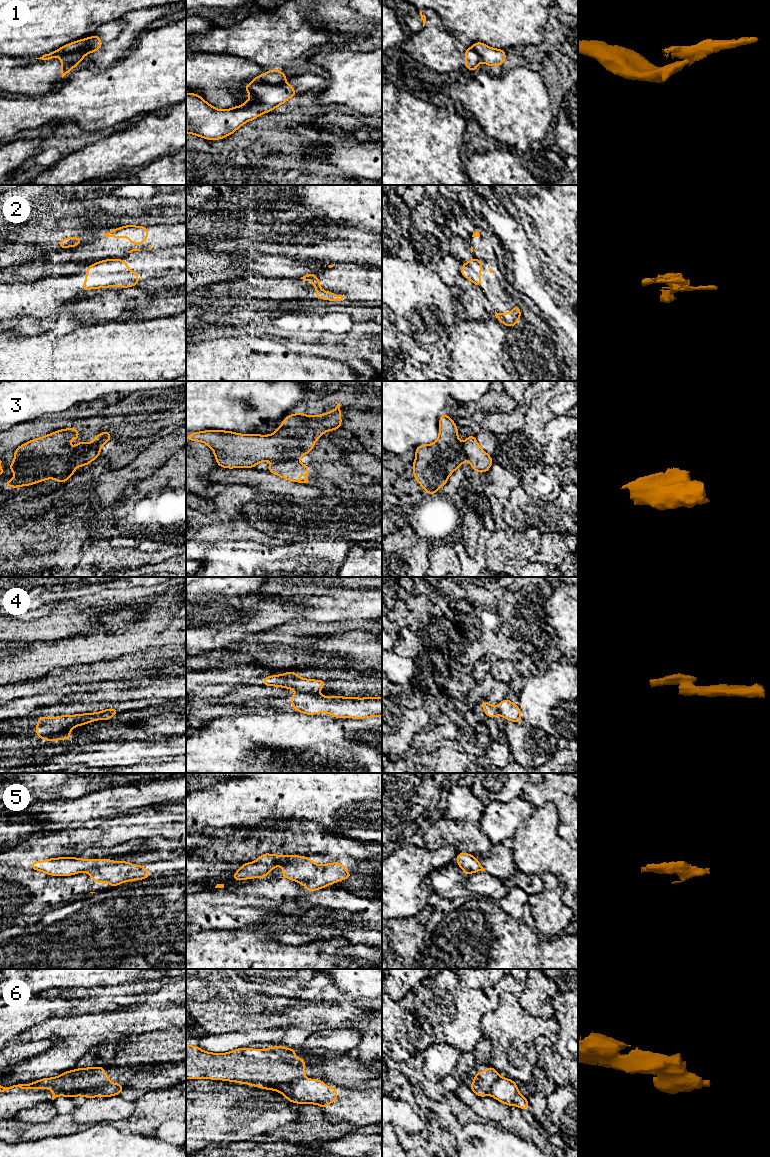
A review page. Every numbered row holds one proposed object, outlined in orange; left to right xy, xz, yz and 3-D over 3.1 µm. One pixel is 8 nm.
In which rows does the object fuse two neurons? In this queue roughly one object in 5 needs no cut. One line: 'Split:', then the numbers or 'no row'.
Split: 1, 2, 3, 4, 5, 6

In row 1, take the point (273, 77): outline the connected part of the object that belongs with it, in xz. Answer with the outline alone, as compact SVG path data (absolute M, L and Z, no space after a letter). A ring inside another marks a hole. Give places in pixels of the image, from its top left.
M269 70L263 75L256 76L252 79L255 83L265 83L270 85L283 84L287 81L286 75L281 70Z

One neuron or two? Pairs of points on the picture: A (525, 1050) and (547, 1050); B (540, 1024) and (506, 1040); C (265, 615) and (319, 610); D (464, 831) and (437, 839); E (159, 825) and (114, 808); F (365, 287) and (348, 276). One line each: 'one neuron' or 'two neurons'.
A: two neurons
B: one neuron
C: two neurons
D: one neuron
E: two neurons
F: one neuron

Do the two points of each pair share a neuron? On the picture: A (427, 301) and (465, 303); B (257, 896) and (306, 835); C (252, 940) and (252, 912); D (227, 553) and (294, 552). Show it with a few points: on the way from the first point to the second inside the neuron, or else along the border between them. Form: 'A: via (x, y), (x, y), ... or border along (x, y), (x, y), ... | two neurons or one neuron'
A: via (436, 303), (456, 303) | one neuron
B: border along (294, 880), (286, 878), (257, 879), (247, 883) | two neurons
C: border along (257, 922), (229, 930) | two neurons
D: via (244, 555), (277, 555) | one neuron

